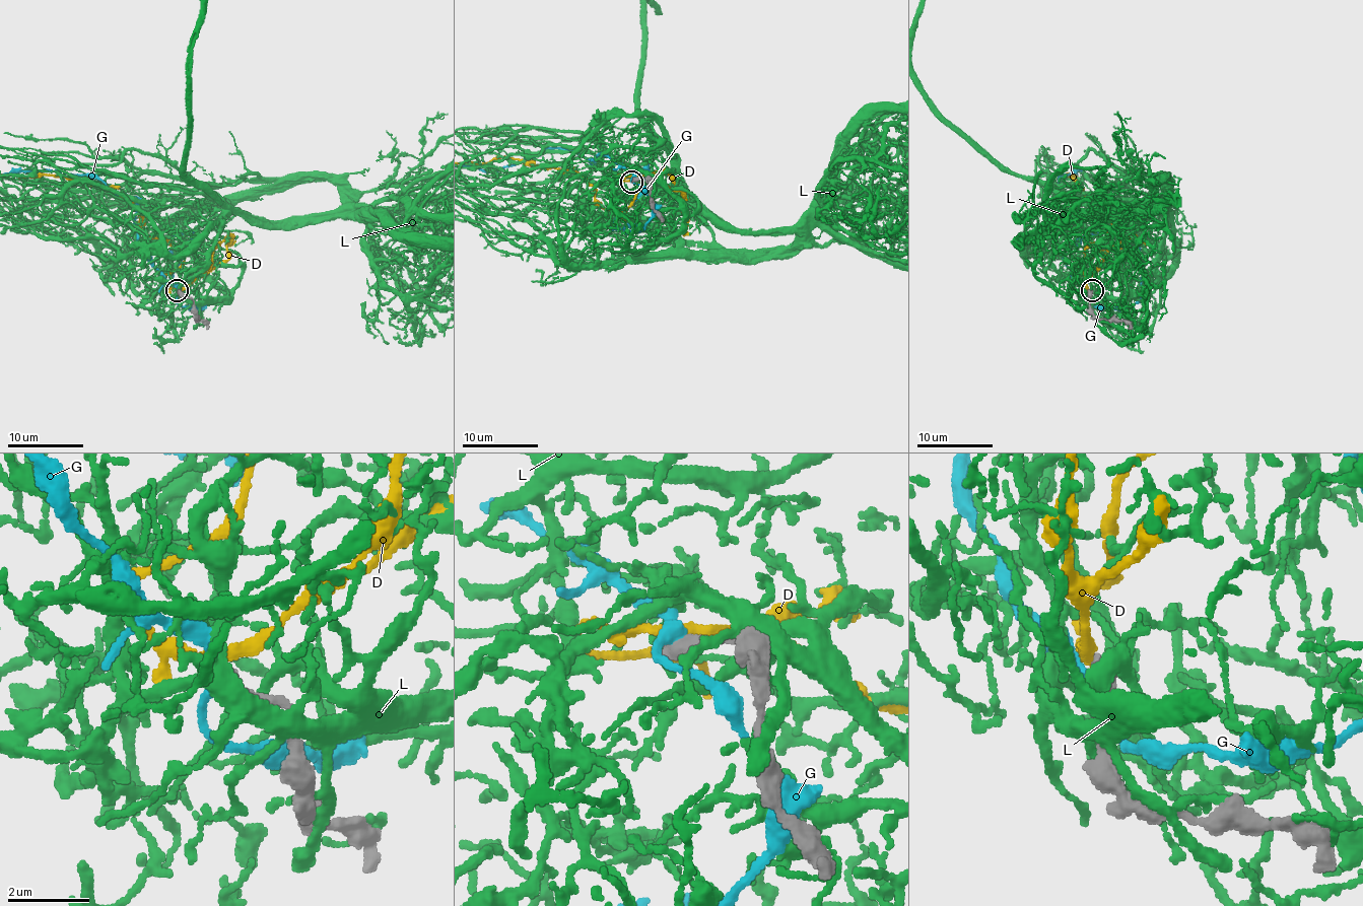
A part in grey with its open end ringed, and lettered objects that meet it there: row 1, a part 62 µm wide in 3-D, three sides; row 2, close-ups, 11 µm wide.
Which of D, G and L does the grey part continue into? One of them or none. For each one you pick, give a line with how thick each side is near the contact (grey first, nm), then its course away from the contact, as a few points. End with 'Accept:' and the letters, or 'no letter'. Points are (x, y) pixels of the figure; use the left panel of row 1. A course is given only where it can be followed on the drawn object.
Accept: no letter

